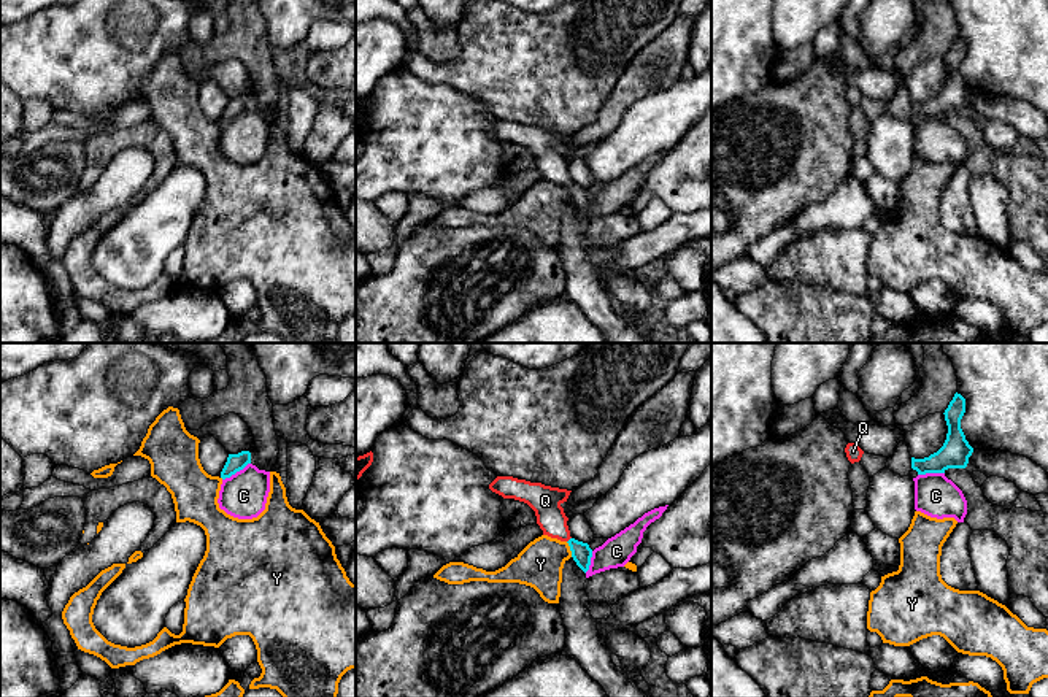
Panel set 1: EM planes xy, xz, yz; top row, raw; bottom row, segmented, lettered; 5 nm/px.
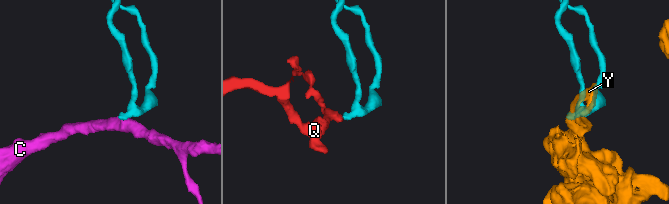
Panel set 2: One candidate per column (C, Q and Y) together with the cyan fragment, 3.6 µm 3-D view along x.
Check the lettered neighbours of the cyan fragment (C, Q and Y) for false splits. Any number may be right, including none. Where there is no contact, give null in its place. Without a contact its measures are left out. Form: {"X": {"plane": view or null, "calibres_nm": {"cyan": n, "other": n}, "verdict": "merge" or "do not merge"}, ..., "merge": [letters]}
{"C": {"plane": "xy", "calibres_nm": {"cyan": 90, "other": 240}, "verdict": "do not merge"}, "Q": {"plane": "xz", "calibres_nm": {"cyan": 100, "other": 160}, "verdict": "merge"}, "Y": {"plane": "xz", "calibres_nm": {"cyan": 100, "other": 220}, "verdict": "do not merge"}, "merge": ["Q"]}

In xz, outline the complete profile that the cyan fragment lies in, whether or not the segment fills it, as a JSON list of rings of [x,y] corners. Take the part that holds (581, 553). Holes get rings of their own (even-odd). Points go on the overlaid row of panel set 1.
[[[497,476],[489,489],[503,499],[514,499],[527,503],[537,516],[543,535],[567,541],[576,565],[586,573],[591,565],[592,549],[588,543],[570,537],[568,518],[561,506],[572,491],[530,483],[513,476]]]

